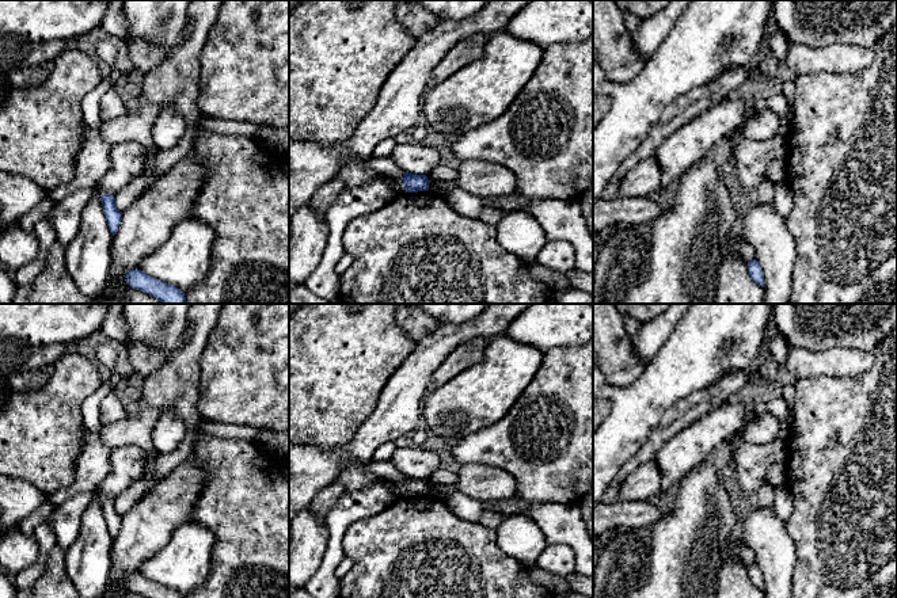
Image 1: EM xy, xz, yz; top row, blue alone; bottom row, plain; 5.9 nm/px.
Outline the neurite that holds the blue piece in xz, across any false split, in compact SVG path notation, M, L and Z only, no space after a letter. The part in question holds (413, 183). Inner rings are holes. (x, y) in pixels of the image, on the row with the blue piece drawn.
M404 172L403 187L407 193L427 191L430 180L425 175Z

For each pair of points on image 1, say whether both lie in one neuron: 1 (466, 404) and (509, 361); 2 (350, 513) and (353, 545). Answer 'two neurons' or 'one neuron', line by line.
1: one neuron
2: two neurons

